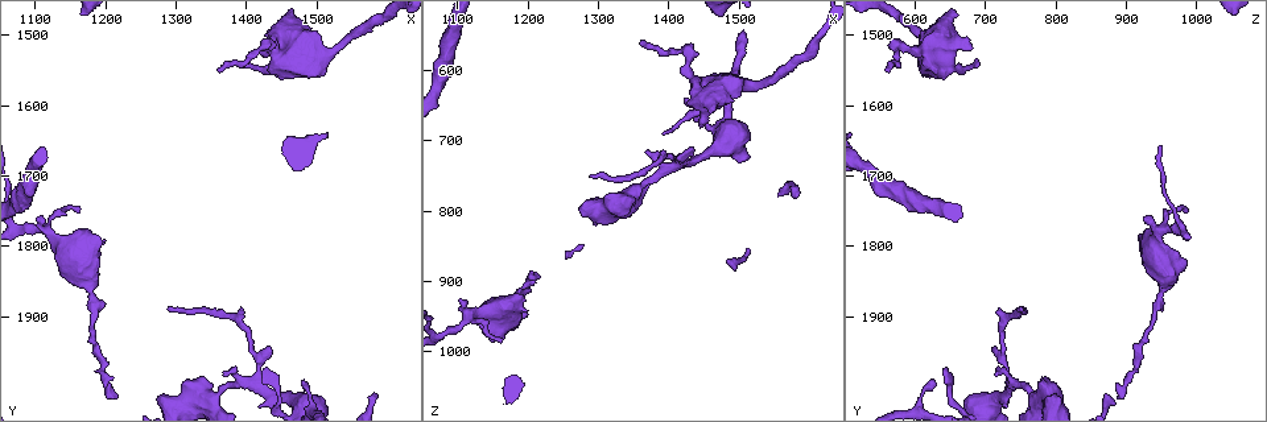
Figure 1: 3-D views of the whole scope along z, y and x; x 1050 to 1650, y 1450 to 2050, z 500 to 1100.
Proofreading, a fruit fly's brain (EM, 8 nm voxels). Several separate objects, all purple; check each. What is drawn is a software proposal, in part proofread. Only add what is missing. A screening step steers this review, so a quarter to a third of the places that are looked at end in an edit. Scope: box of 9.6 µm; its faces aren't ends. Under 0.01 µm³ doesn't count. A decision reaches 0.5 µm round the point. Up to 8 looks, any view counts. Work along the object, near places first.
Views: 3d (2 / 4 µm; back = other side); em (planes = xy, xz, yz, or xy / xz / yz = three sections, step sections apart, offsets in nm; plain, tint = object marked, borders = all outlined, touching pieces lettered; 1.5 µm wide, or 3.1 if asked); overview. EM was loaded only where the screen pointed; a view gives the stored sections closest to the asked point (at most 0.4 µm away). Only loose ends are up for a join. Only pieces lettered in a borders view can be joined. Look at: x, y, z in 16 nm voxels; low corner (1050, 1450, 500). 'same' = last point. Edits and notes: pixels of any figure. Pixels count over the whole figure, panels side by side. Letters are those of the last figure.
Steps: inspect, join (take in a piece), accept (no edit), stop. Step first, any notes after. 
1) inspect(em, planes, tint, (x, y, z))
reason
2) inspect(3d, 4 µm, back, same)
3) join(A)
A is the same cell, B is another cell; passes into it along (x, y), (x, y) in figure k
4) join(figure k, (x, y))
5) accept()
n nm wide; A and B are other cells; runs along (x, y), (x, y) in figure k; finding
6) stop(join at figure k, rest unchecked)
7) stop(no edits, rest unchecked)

inspect(3d, 4 µm, (1160, 1755, 985))
an open end

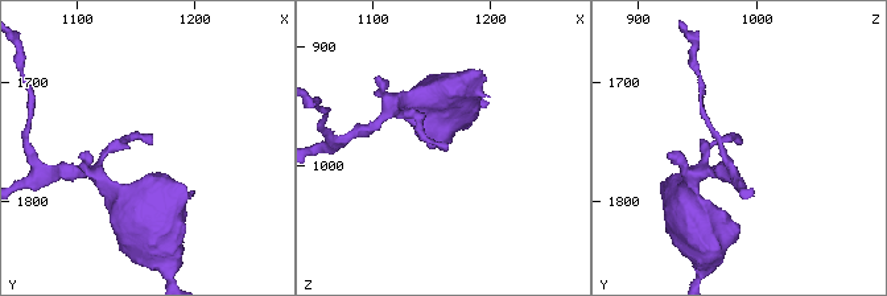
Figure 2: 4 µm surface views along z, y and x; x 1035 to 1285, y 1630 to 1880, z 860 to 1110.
inspect(em, planes, borders, (1164, 1750, 986))
now the EM

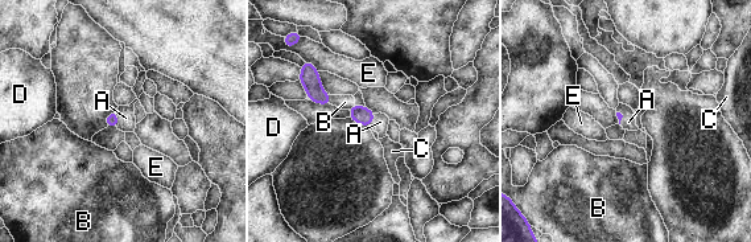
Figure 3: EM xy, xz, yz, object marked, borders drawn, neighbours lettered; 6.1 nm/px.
join(A)
A is the same cell, B, C, D and E are other cells; passes into it along (111, 120), (116, 119), (126, 118) in figure 3; it goes on there

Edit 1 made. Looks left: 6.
inspect(em, xz, step 4, borders, (1360, 1555, 565))
free end

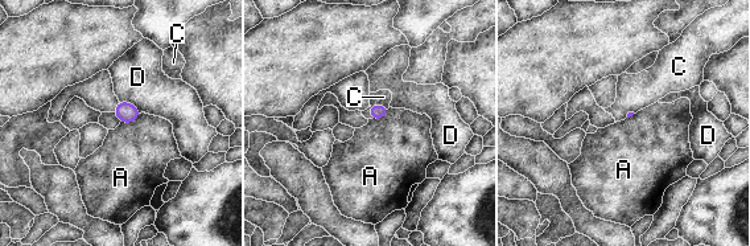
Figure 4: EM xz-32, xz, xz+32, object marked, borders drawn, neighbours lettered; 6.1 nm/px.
accept()
A, C and D are other cells; border along (141, 113), (131, 122), (120, 122) in figure 4; no lettered piece goes on from it

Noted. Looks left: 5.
stop(join at figure 3, rest unchecked)

